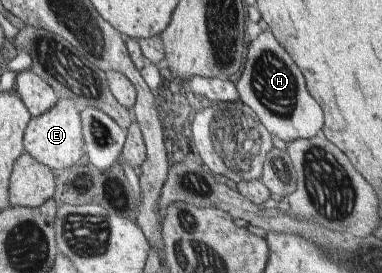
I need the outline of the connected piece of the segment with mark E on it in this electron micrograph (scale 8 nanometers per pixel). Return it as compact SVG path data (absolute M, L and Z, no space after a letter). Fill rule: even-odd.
M60 98L48 112L32 117L24 133L24 148L32 158L36 158L50 170L64 170L78 160L83 160L85 144L82 136L82 120L74 100Z

